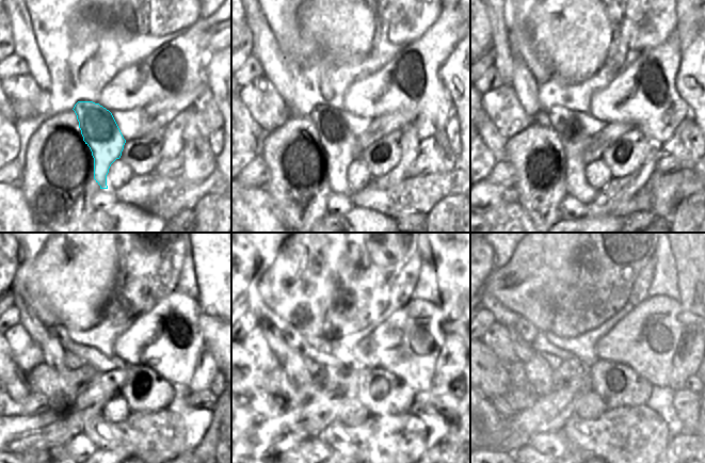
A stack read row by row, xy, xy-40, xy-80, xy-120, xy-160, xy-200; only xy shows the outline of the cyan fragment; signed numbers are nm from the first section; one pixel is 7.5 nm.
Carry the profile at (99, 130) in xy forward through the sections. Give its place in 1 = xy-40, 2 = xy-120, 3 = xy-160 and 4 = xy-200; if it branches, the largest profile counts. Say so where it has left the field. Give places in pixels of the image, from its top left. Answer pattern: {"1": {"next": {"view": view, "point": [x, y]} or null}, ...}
{"1": {"next": {"view": "xy-40", "point": [338, 141]}}, "2": {"next": {"view": "xy-120", "point": [93, 414]}}, "3": {"next": {"view": "xy-160", "point": [334, 414]}}, "4": {"next": {"view": "xy-200", "point": [573, 414]}}}

